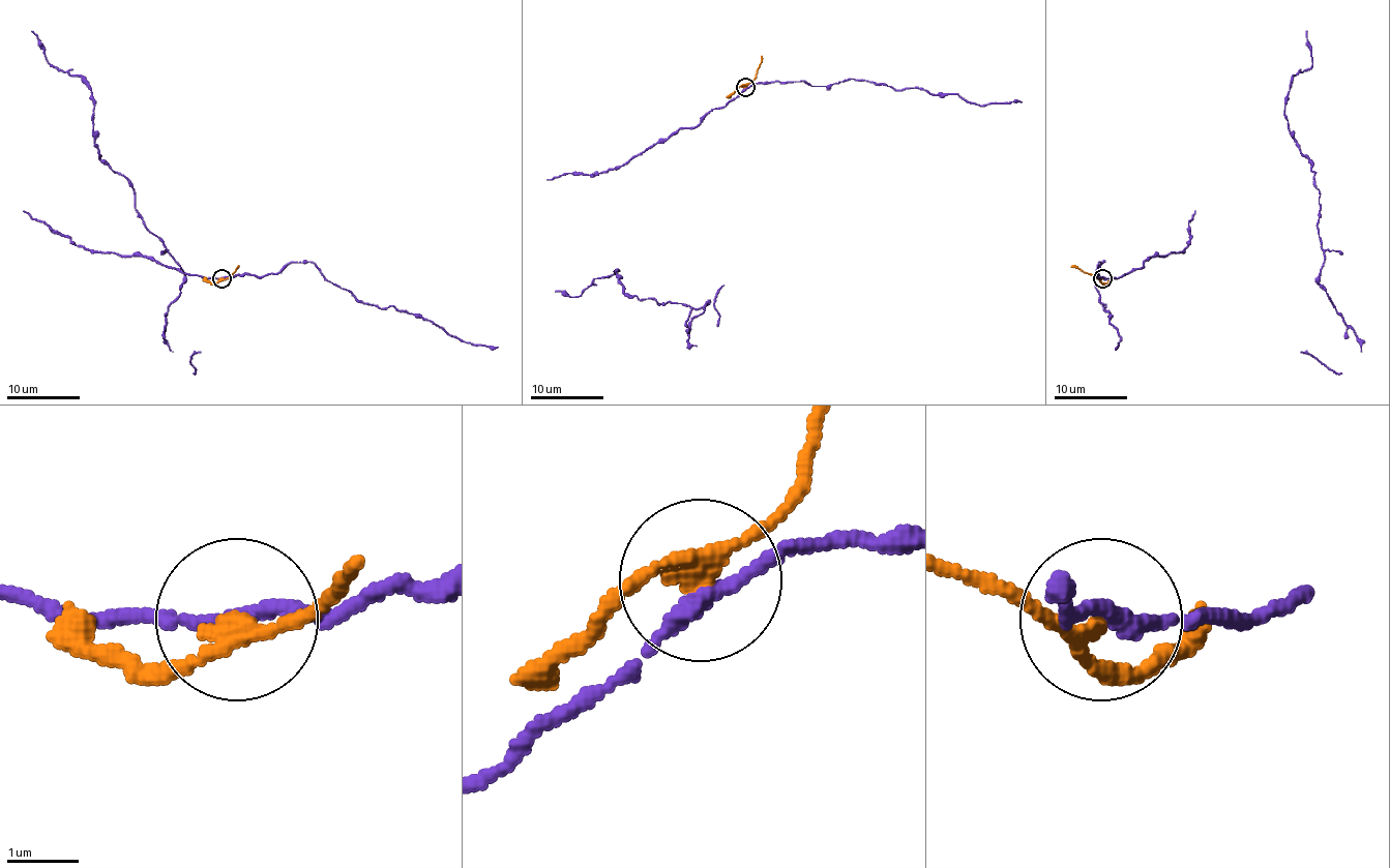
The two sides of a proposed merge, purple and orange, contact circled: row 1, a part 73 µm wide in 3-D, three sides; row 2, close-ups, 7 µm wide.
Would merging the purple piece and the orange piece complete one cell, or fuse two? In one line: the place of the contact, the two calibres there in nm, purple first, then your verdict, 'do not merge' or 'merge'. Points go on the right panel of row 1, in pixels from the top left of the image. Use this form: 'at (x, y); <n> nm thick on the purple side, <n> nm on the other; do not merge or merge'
at (1102, 278); 220 nm thick on the purple side, 190 nm on the other; merge

